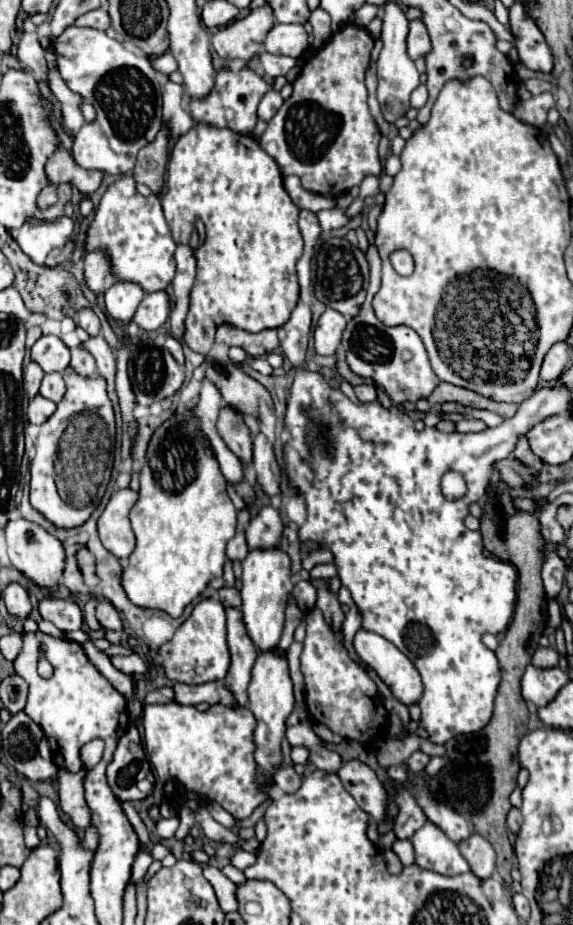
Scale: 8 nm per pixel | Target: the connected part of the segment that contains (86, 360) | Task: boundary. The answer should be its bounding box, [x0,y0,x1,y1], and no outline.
[71,348,97,378]

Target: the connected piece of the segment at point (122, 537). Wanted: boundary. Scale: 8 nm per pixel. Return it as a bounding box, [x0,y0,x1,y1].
[97,488,139,560]

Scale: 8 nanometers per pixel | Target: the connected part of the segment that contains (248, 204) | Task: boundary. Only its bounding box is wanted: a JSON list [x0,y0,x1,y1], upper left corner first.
[161,124,303,356]

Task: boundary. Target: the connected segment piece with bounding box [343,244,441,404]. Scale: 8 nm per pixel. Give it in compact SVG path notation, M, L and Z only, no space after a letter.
M373 244L365 252L365 256L371 268L371 284L367 288L367 302L361 306L359 316L355 316L343 332L343 348L347 352L349 368L363 378L371 378L379 388L387 392L393 404L403 404L405 400L417 402L421 398L427 398L441 380L433 374L425 346L413 328L409 326L389 328L383 322L379 322L377 316L373 314L371 300L381 286L381 258Z

